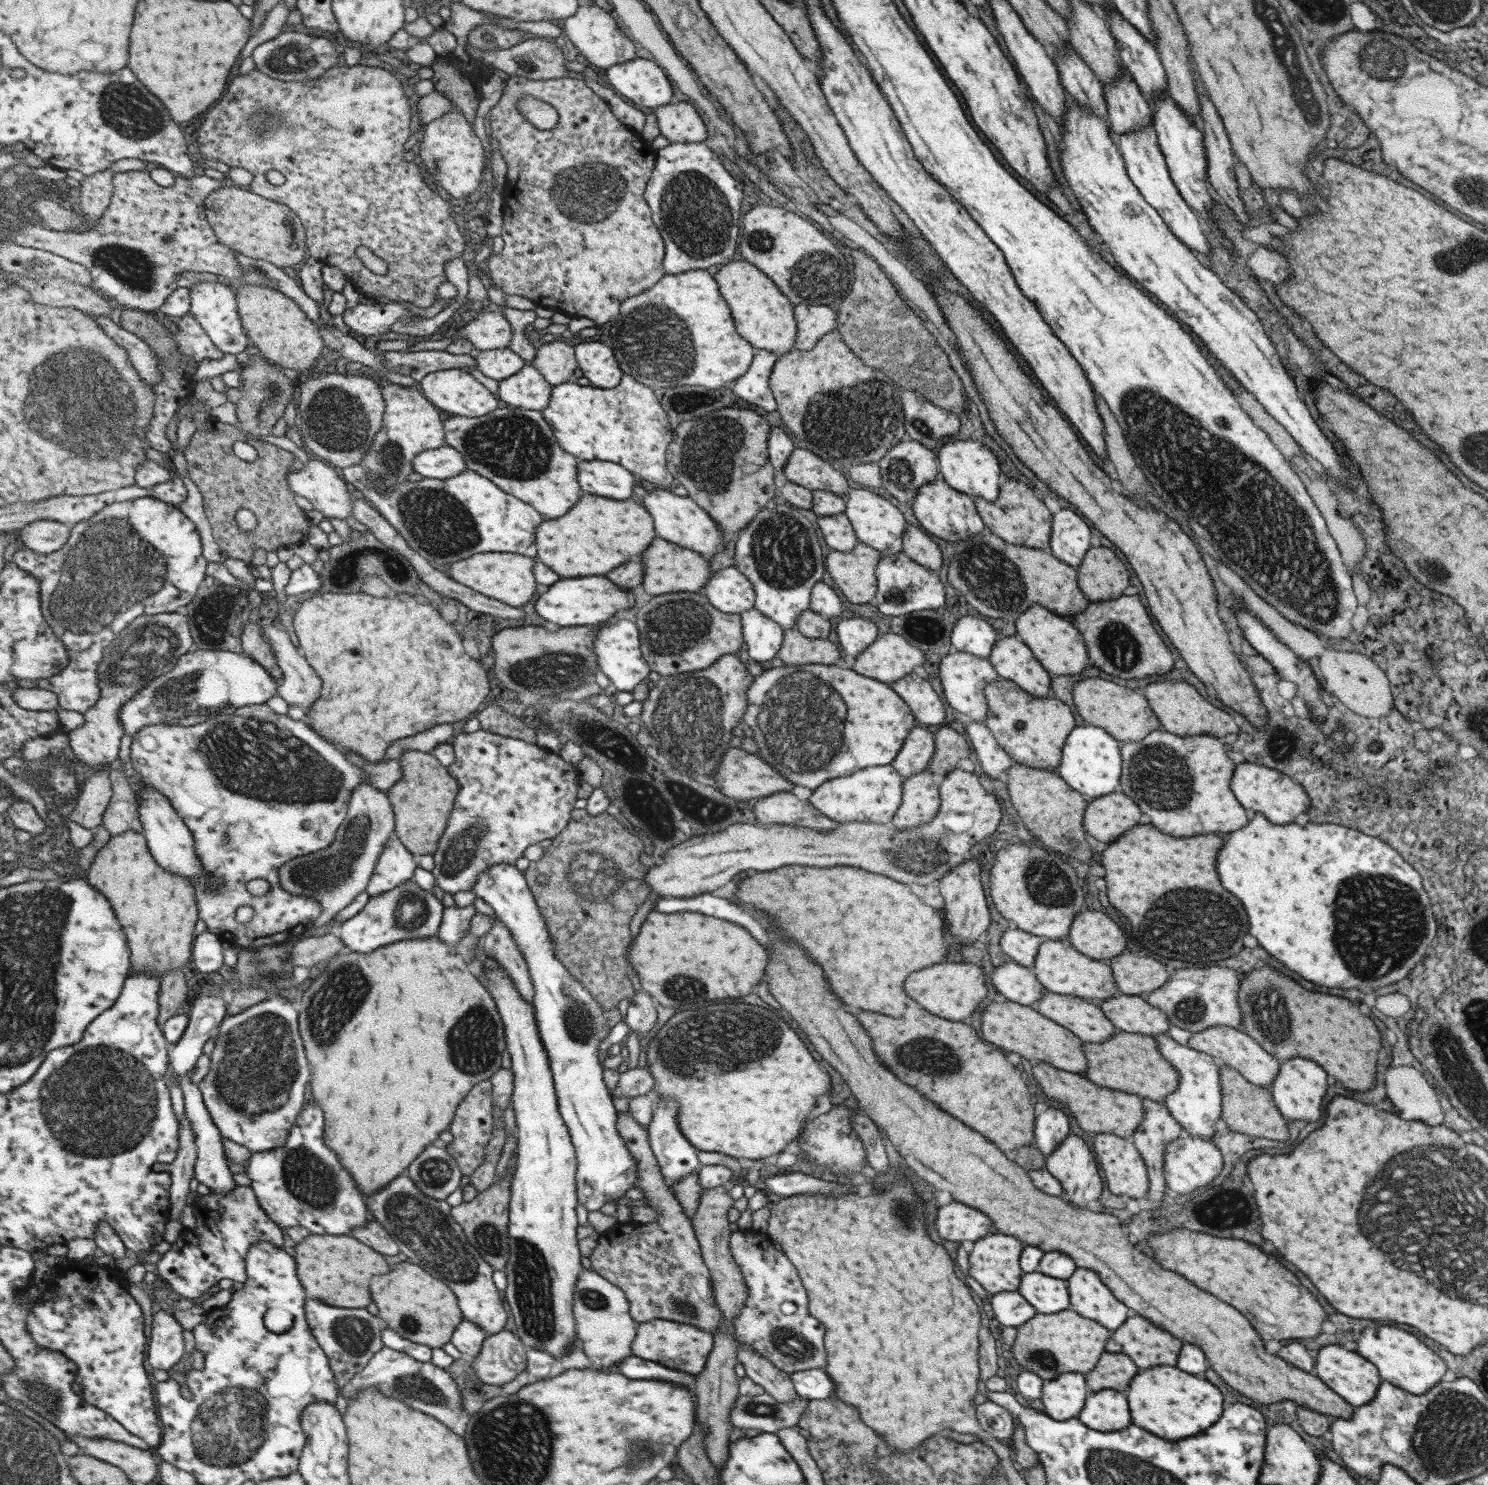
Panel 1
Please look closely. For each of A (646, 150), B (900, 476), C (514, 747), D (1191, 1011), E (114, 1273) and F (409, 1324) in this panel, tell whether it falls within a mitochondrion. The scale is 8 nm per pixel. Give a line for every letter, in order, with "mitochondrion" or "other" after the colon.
A: other
B: mitochondrion
C: other
D: mitochondrion
E: other
F: mitochondrion

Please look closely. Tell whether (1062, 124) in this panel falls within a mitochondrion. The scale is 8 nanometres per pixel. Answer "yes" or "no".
no

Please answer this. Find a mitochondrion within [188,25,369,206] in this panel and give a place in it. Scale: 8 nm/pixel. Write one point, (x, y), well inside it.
(256, 120)

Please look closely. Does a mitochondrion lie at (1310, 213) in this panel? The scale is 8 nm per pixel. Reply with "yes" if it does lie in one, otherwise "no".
no

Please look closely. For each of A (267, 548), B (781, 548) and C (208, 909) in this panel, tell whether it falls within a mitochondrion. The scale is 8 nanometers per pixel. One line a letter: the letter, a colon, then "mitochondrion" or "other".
A: other
B: mitochondrion
C: other

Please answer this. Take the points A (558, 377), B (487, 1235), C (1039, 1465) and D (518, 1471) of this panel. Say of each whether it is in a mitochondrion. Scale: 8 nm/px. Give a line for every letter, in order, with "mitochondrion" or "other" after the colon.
A: other
B: mitochondrion
C: other
D: mitochondrion

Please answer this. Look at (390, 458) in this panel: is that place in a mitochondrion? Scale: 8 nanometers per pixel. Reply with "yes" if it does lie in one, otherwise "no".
yes

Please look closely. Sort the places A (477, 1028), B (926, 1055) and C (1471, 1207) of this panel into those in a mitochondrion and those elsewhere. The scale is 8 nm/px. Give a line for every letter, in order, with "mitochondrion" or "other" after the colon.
A: mitochondrion
B: mitochondrion
C: mitochondrion

